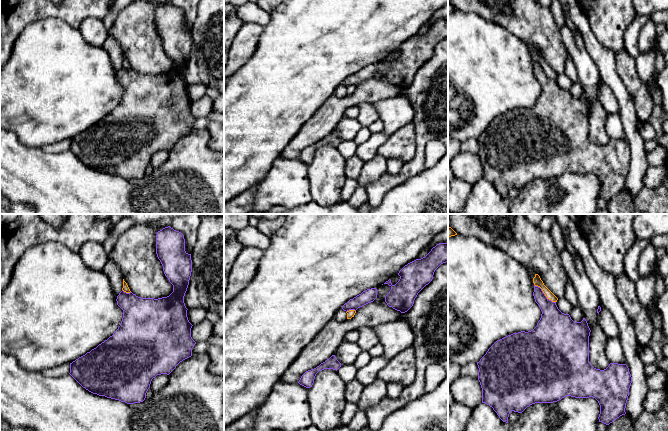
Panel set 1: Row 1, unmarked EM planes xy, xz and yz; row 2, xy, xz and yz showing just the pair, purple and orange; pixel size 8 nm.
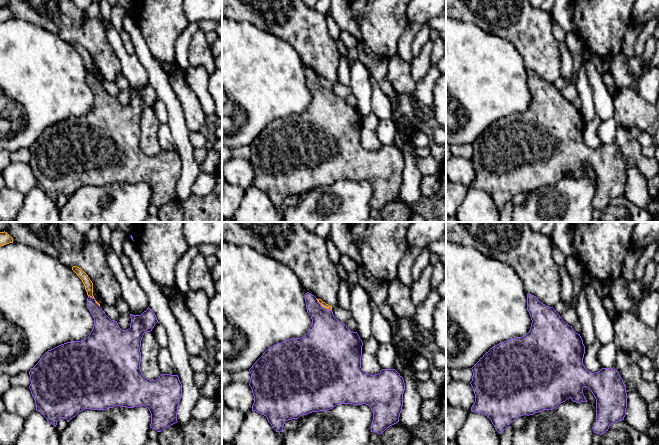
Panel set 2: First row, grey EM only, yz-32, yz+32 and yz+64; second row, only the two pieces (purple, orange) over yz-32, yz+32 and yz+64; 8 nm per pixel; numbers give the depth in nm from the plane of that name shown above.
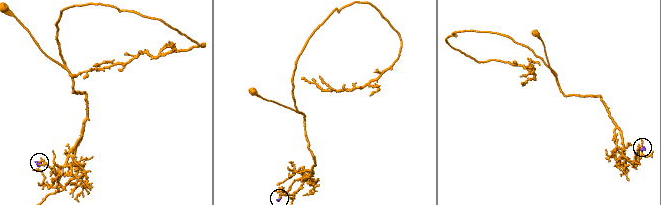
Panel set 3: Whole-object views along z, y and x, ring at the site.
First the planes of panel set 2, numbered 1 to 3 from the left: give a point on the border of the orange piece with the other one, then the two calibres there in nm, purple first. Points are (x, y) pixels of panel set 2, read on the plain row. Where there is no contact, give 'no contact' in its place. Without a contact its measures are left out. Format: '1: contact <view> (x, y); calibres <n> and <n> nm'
1: contact yz-32 (94, 76); calibres 190 and 70 nm
2: contact yz+32 (323, 83); calibres 320 and 50 nm
3: no contact

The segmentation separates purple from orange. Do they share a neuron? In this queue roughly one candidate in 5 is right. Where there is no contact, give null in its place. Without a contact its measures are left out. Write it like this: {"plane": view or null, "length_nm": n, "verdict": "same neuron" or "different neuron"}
{"plane": "yz", "length_nm": 220, "verdict": "different neuron"}

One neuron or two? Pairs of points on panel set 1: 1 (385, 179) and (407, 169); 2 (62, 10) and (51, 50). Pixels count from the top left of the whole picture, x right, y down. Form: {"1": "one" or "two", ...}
{"1": "one", "2": "two"}

